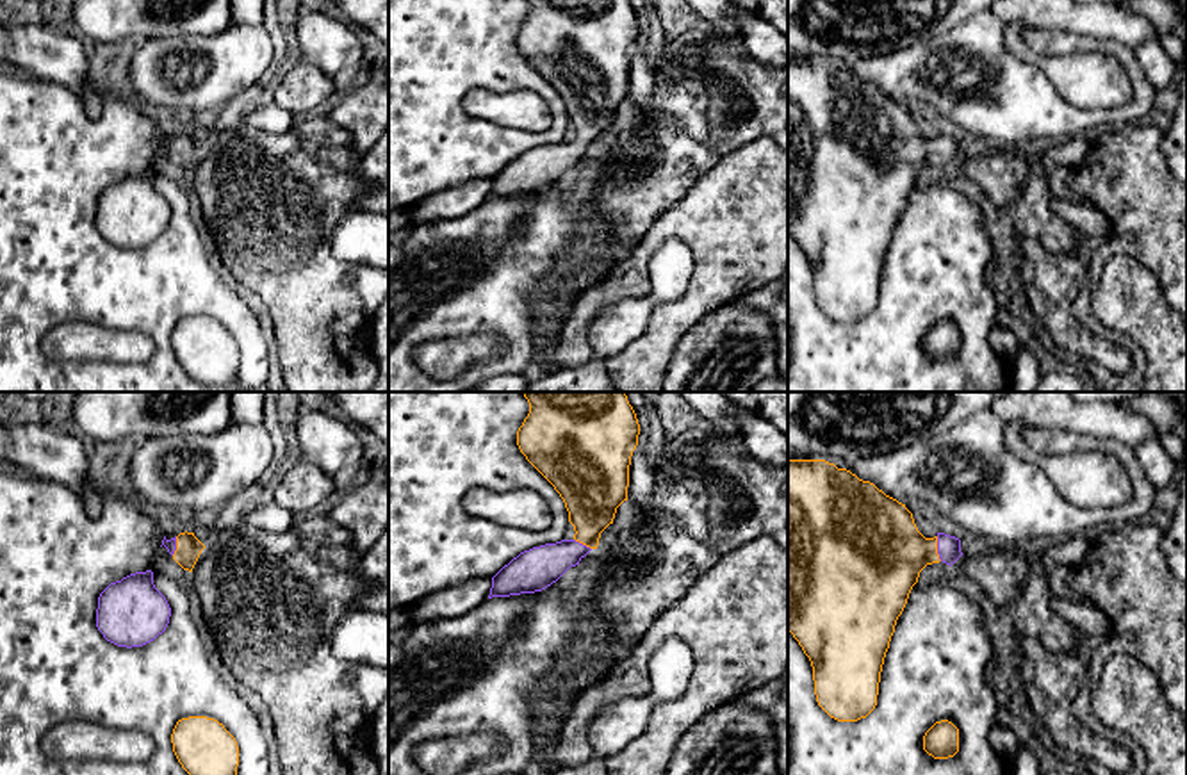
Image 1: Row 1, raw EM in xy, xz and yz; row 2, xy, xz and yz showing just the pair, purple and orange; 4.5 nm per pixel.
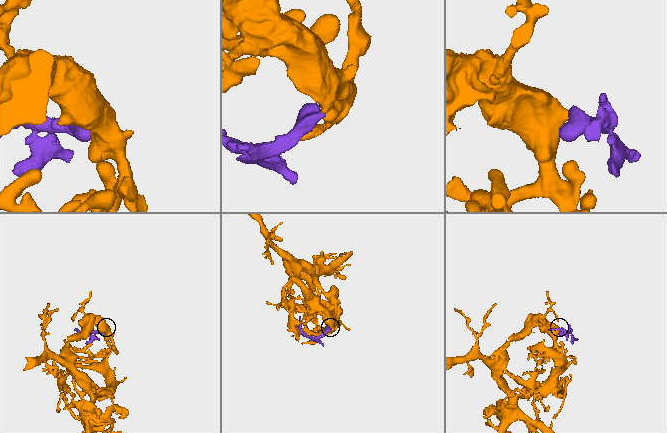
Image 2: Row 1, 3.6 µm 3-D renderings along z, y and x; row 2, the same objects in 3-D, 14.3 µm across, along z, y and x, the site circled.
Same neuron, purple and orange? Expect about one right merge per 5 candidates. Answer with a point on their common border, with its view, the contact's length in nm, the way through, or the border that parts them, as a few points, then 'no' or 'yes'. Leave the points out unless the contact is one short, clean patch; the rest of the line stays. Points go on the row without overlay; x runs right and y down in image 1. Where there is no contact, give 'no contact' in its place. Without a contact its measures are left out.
contact yz (938, 150); length 110 nm; way yz (949, 148), (938, 150), (883, 154); yes

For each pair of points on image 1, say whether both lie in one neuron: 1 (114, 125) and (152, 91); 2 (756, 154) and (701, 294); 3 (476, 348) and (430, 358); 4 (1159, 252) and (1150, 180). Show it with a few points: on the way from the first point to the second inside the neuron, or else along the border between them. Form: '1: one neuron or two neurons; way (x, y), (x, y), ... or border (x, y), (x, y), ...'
1: two neurons; border (132, 95), (143, 104)
2: one neuron; way (756, 189), (756, 212), (740, 228), (722, 259)
3: one neuron; way (466, 350), (441, 358)
4: one neuron; way (1159, 234), (1159, 221), (1150, 212), (1150, 198)

